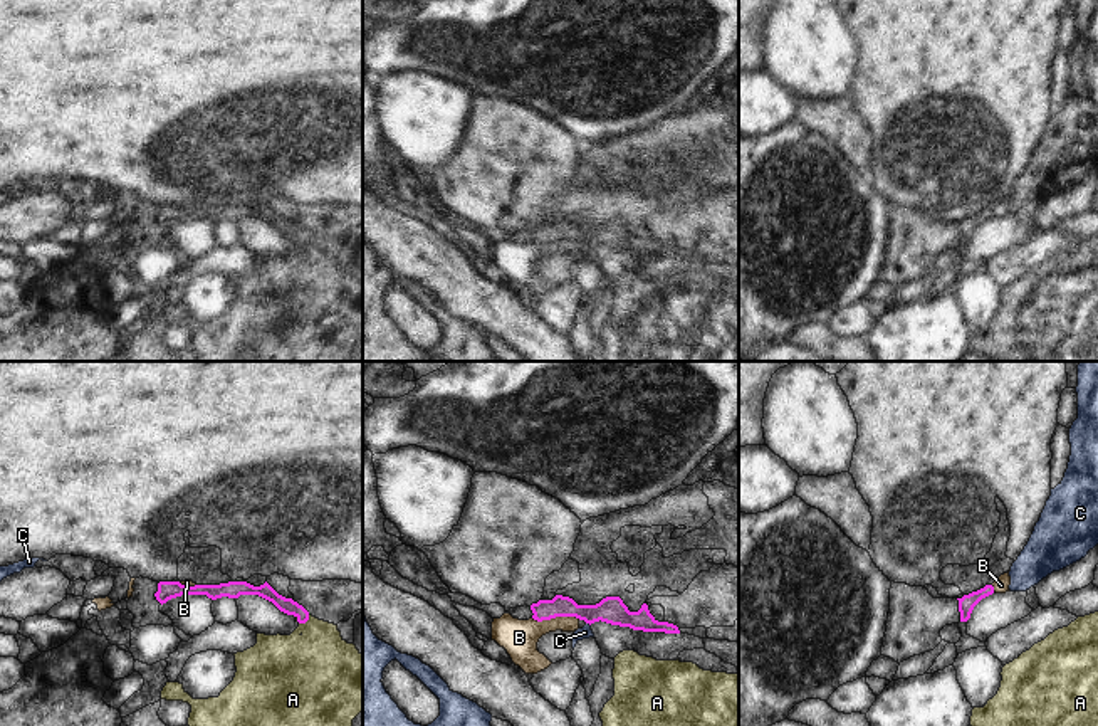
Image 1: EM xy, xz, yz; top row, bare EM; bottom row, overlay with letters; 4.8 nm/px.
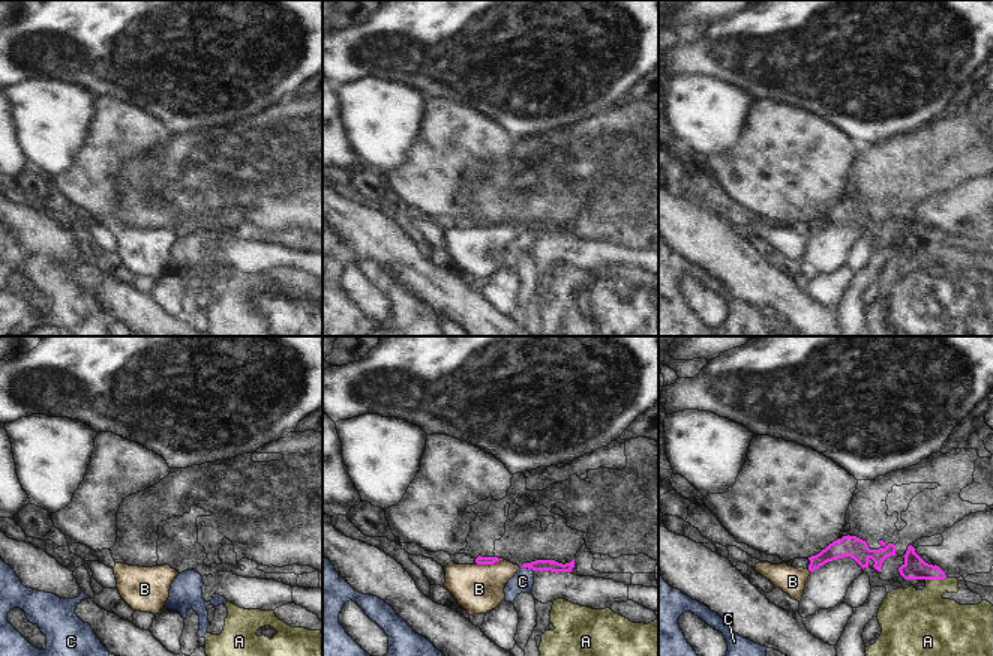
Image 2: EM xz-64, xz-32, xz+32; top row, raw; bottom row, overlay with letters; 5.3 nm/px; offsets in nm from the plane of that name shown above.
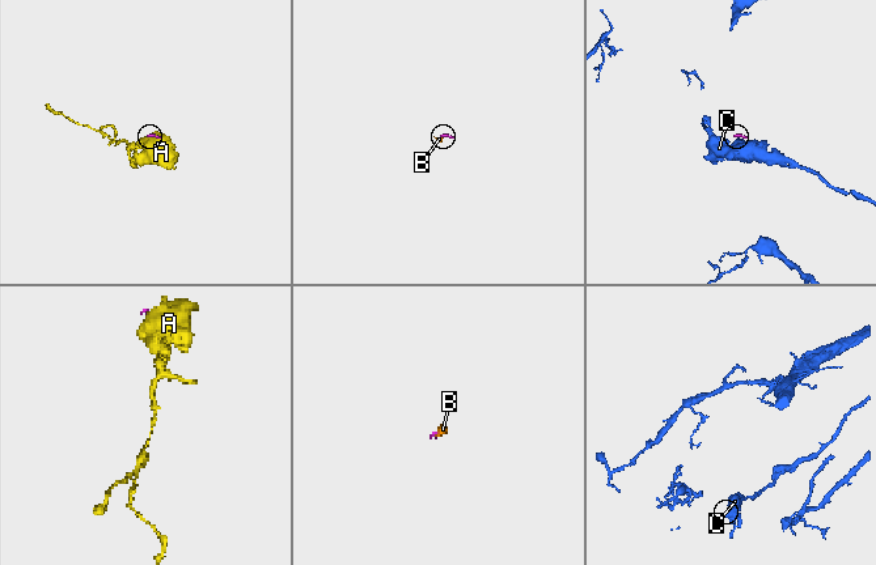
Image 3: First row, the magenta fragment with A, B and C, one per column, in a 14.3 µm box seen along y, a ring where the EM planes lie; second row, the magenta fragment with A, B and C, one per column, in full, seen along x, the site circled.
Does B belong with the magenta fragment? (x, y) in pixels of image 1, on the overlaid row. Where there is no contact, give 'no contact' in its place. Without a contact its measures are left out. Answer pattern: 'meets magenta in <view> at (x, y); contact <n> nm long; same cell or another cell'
meets magenta in xz at (556, 615); contact 240 nm long; another cell

